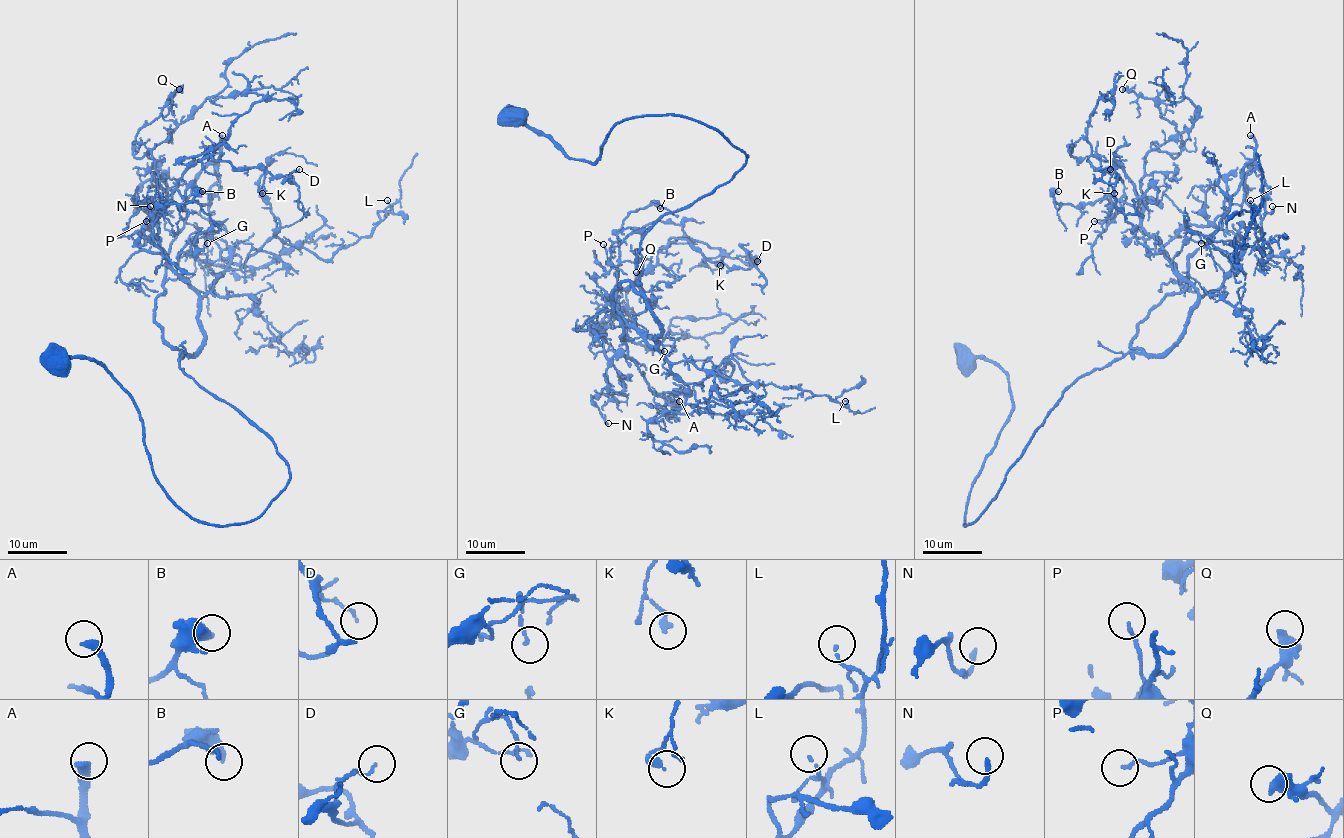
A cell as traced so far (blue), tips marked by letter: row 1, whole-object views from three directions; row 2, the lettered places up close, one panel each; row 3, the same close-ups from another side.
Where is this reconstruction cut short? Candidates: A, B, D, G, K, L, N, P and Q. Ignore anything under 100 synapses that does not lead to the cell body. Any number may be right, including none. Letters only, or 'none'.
A

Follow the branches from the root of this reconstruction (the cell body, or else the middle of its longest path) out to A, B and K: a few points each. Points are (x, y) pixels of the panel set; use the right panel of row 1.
A: (964, 360), (991, 360), (1012, 398), (967, 525), (1065, 391), (1141, 351), (1250, 135)
B: (964, 360), (991, 360), (1012, 398), (967, 525), (1073, 383), (1183, 331), (1198, 293), (1141, 215), (1058, 191)
K: (964, 360), (1012, 398), (967, 525), (1073, 383), (1164, 354), (1198, 298), (1091, 156), (1114, 193)

